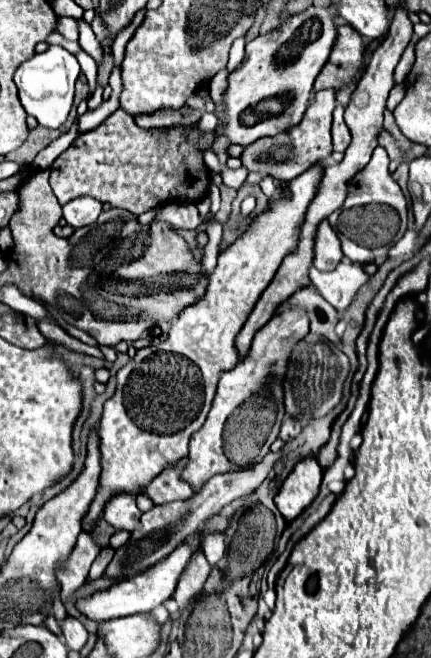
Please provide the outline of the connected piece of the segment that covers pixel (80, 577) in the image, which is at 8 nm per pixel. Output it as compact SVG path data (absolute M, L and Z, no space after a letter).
M88 530L80 532L78 542L72 548L70 556L56 566L56 578L62 584L62 602L70 598L86 582L90 566L100 552L102 552L102 546L98 544L96 536Z

